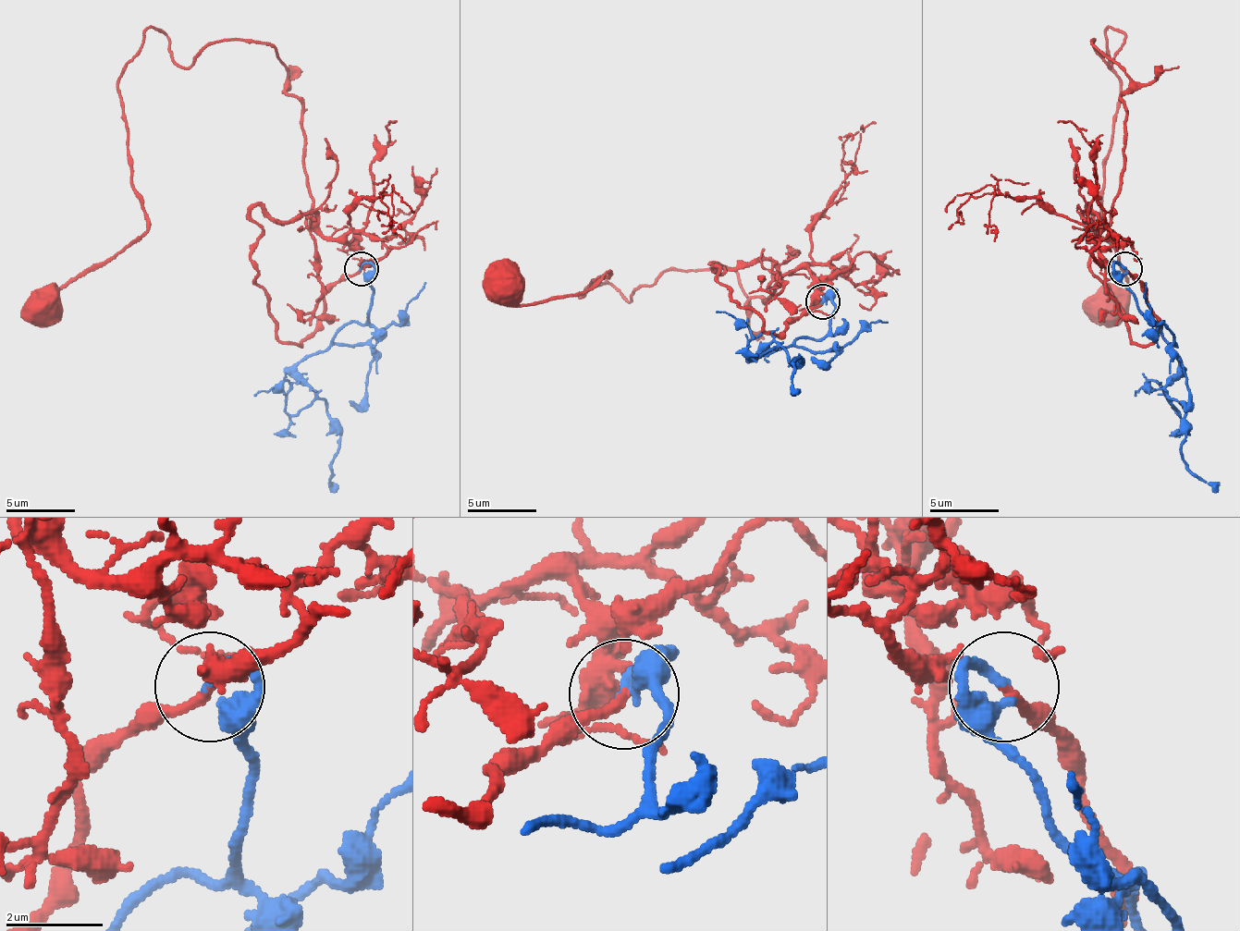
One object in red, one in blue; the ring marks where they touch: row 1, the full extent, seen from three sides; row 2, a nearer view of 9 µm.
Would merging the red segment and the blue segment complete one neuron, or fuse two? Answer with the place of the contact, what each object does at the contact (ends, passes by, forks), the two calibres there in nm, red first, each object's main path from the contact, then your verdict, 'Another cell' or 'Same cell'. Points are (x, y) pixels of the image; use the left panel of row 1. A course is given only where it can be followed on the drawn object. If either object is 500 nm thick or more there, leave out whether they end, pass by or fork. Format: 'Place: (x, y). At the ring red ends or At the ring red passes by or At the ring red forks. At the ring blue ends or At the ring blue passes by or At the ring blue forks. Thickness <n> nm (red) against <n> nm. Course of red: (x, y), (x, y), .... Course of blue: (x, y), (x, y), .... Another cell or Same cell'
Place: (361, 269). At the ring red forks. At the ring blue ends. Thickness 110 nm (red) against 240 nm. Course of red: (362, 268), (276, 333), (303, 106), (149, 28), (145, 230), (29, 319). Course of blue: (362, 268), (372, 309), (296, 367), (327, 412), (337, 491). Same cell

